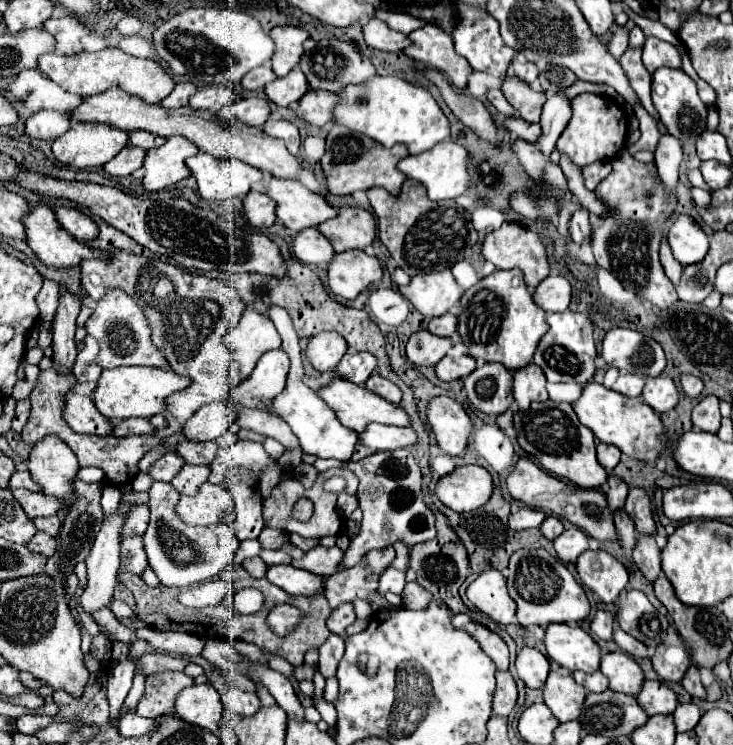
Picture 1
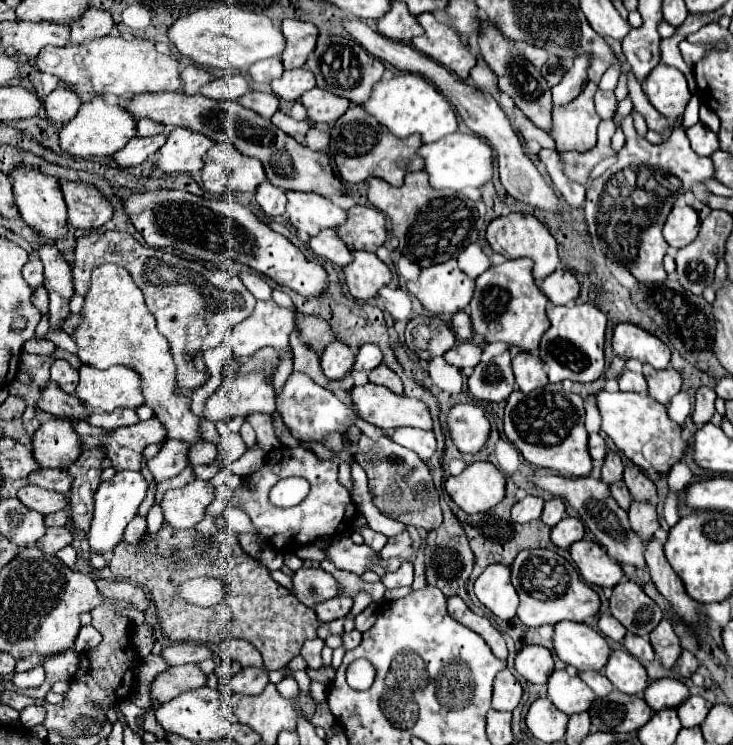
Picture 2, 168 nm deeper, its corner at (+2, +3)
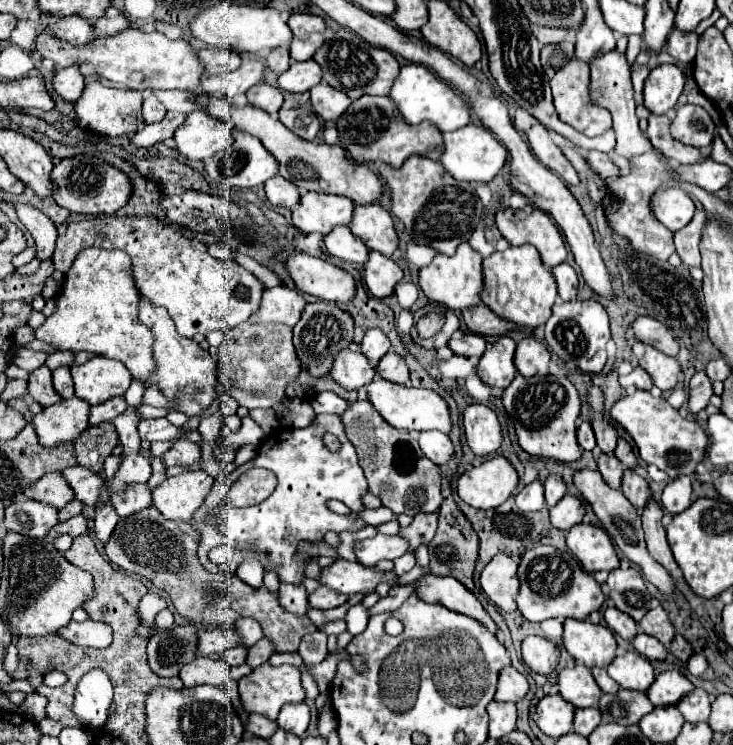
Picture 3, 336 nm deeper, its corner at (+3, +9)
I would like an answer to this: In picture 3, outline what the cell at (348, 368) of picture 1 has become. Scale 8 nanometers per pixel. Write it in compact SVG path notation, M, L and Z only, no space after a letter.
M370 329L364 335L360 347L362 347L362 353L370 361L378 361L378 359L382 359L390 351L390 341L388 341L388 337L380 329Z

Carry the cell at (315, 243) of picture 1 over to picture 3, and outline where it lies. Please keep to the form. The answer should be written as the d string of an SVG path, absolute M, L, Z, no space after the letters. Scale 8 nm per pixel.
M344 225L334 227L332 233L324 235L324 245L330 255L342 261L358 263L358 265L364 265L364 261L368 261L368 247L362 245L362 241L354 237L352 231Z

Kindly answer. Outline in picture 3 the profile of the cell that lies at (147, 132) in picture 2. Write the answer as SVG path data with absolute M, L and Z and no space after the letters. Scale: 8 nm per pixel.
M154 95L144 101L144 107L142 107L144 123L158 123L158 121L162 121L164 115L166 115L166 107Z

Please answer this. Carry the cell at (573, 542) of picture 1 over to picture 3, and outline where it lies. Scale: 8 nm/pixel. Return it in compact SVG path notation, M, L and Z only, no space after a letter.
M564 495L558 505L550 509L550 521L560 531L570 531L574 525L582 523L584 517L584 505L580 499L572 495Z

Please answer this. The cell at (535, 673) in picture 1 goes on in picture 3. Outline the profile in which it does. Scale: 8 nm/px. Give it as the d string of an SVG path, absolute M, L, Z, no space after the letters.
M526 637L522 641L522 659L534 673L552 673L558 665L558 657L558 647L544 637Z

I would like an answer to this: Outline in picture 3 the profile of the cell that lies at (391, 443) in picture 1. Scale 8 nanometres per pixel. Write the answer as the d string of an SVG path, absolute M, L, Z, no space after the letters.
M420 431L418 443L420 443L420 449L424 451L424 455L428 459L432 459L436 465L446 463L454 453L454 447L452 447L448 435L444 435L440 431Z

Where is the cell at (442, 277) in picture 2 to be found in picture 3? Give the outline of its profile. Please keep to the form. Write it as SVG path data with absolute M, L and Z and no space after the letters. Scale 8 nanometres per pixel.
M462 243L452 257L436 255L428 267L420 269L418 285L430 301L442 303L452 311L464 311L472 305L478 305L478 293L482 289L482 257L472 251L468 243Z

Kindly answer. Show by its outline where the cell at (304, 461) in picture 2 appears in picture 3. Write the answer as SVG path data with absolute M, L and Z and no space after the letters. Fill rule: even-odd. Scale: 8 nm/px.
M318 415L316 421L306 429L276 429L266 437L266 441L260 445L260 449L252 461L244 463L242 467L236 467L228 477L218 479L214 483L204 505L194 513L190 523L198 529L198 533L202 537L200 545L198 545L198 559L210 573L236 575L236 569L244 557L244 551L252 545L260 553L266 569L276 567L278 577L282 581L300 583L304 577L304 567L310 559L296 561L294 551L296 551L298 541L322 541L326 531L340 533L340 531L356 531L356 529L364 527L364 523L358 521L358 511L362 509L360 497L366 491L368 491L368 485L366 485L364 471L358 465L354 445L348 441L344 423L338 415ZM326 431L330 431L332 435L338 437L338 441L340 441L338 451L330 451L324 445L322 435ZM252 467L264 467L264 469L274 471L274 475L278 477L278 485L266 501L262 501L254 507L246 507L246 509L232 507L230 505L230 487L244 471L248 471ZM330 499L342 501L352 513L350 515L332 513L326 505ZM210 513L218 517L218 523L214 523L214 525L206 523L206 515L210 515ZM218 545L230 545L234 549L234 557L224 565L216 565L208 559L210 549L214 549Z

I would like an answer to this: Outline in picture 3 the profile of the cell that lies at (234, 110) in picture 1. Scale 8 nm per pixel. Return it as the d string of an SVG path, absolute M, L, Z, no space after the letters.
M256 83L252 89L248 89L246 95L248 95L248 103L264 109L266 113L276 113L282 105L282 91L266 83Z

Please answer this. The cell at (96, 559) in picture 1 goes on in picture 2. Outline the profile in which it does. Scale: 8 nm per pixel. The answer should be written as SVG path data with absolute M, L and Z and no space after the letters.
M117 471L109 481L103 481L99 485L99 491L95 493L95 513L93 513L91 529L87 533L91 551L109 553L115 549L115 545L123 539L123 531L127 523L133 519L141 501L145 499L145 493L147 493L147 483L141 471Z

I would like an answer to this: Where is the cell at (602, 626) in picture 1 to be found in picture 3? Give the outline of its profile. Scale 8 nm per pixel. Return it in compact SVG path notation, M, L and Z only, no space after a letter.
M608 607L606 611L604 611L604 619L606 619L606 623L608 623L608 627L616 633L616 635L620 635L622 639L632 639L638 631L636 631L636 623L632 621L632 617L628 617L626 613L622 613L622 611L618 611L616 607Z

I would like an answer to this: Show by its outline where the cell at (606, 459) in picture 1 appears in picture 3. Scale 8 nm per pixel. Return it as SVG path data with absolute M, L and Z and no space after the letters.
M588 421L580 423L578 427L578 443L582 449L586 451L592 451L596 447L596 437L594 437L594 431L592 431L592 425Z

